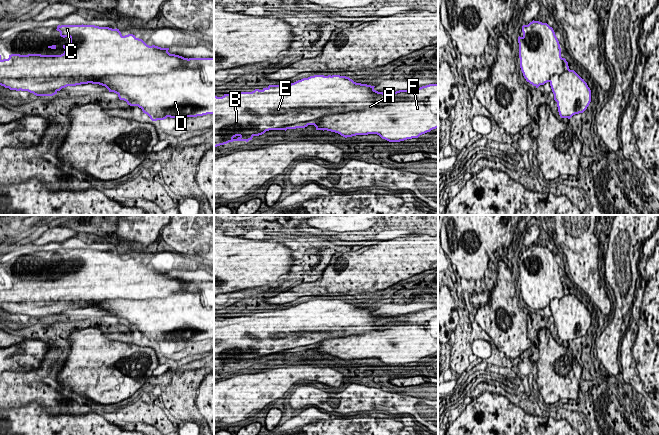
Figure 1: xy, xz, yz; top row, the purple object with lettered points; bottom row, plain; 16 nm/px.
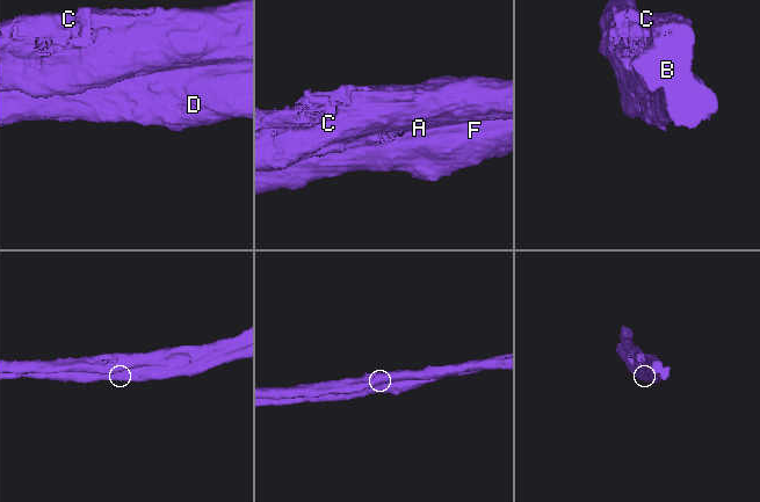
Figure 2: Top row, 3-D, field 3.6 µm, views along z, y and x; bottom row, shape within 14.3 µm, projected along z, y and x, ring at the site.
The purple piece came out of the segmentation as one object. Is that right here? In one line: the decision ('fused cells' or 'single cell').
fused cells

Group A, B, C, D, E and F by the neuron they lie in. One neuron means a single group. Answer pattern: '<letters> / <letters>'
A B C E / D F

